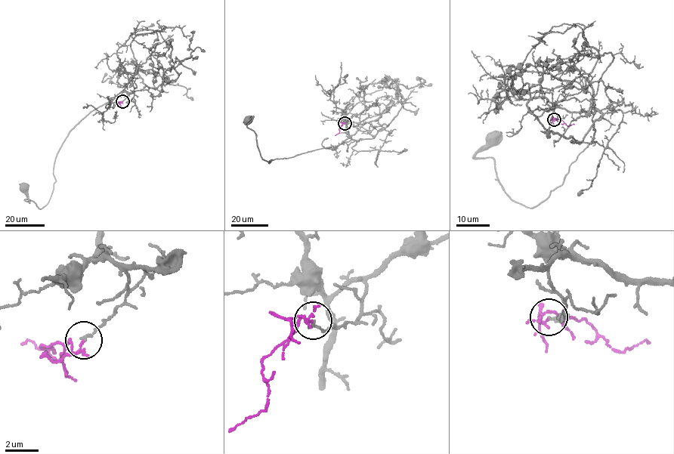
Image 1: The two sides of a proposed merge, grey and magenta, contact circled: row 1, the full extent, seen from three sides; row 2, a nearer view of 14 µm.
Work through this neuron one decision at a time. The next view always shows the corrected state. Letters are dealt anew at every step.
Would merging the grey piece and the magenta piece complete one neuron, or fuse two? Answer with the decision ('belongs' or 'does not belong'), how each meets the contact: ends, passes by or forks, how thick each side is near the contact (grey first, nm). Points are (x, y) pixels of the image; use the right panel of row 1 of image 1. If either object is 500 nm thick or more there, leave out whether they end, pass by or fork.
does not belong | grey ends | magenta forks | 150/100 nm

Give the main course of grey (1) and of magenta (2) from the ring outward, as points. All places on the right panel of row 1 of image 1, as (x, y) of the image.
1: (554, 119), (556, 107), (591, 113), (593, 141), (534, 207), (512, 201), (492, 158), (475, 156), (493, 137)
2: (554, 119), (561, 120), (567, 125), (574, 124)

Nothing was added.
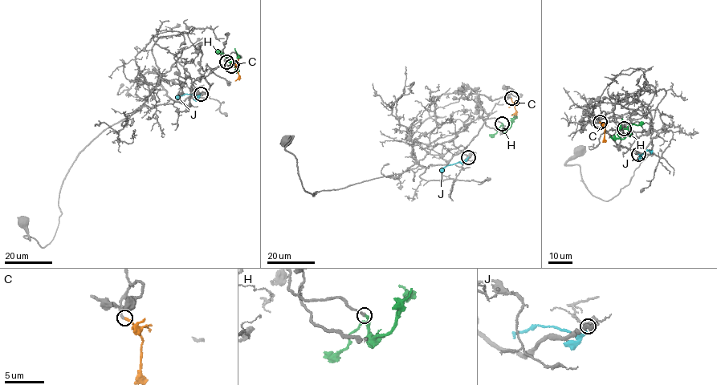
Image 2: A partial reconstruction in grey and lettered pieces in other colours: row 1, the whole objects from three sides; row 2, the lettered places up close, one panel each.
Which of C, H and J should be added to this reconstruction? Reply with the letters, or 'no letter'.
H

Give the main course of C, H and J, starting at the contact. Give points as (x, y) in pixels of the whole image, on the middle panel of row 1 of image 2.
C: (511, 99), (516, 112), (511, 115)
H: (501, 123), (503, 130), (510, 127), (515, 115), (512, 114)
J: (468, 157), (446, 165), (441, 172)

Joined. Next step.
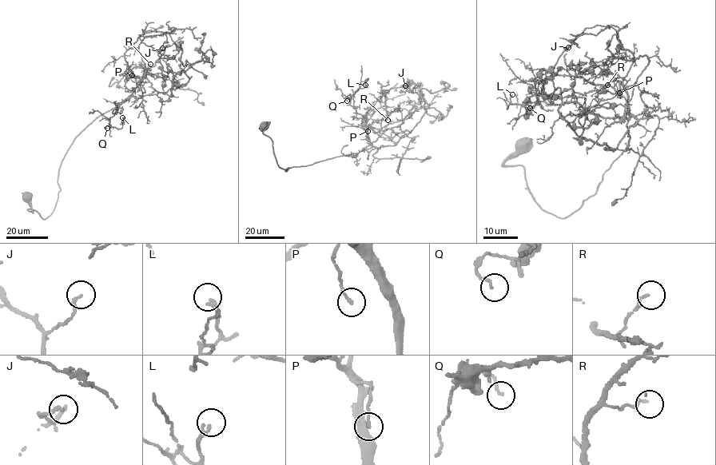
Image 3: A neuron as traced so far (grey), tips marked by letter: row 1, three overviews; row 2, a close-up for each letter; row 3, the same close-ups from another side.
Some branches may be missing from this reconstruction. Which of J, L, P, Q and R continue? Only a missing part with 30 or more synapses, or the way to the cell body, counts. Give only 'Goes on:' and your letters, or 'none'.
Goes on: none

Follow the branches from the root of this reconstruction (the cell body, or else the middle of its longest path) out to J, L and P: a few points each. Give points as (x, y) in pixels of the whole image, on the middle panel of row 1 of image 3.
J: (264, 125), (285, 171), (355, 153), (368, 145), (361, 127), (383, 93), (405, 85)
L: (264, 125), (269, 123), (263, 133), (285, 171), (358, 153), (370, 141), (350, 97), (365, 85)
P: (264, 125), (269, 123), (263, 133), (285, 171), (358, 153), (368, 145), (367, 131)

